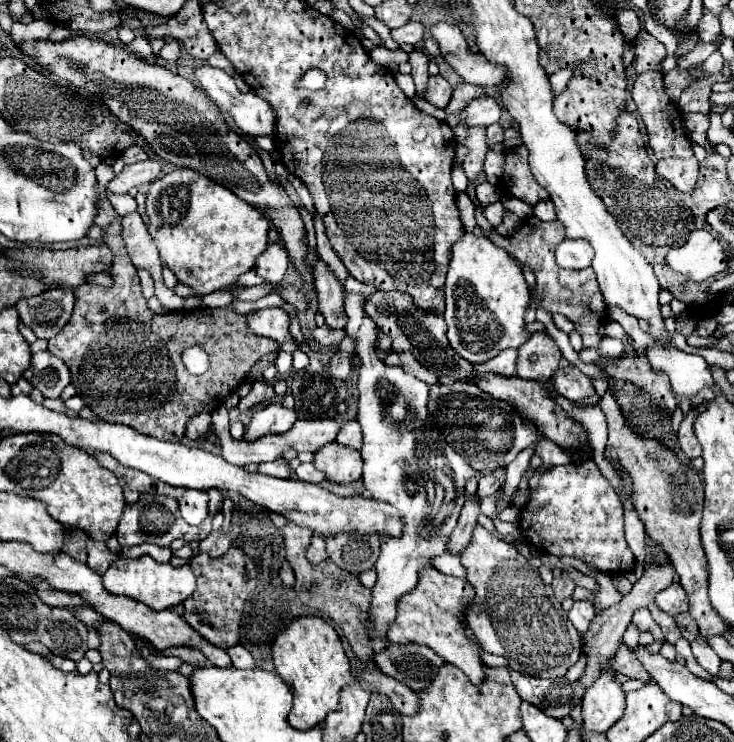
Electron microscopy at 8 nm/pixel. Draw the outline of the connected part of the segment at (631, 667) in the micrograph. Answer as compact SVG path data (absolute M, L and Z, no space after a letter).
M622 642L618 652L614 654L614 660L610 660L610 668L628 676L628 678L640 678L640 680L650 680L646 668L642 668L642 664L638 664L638 660L634 660L634 656L630 656L630 648Z

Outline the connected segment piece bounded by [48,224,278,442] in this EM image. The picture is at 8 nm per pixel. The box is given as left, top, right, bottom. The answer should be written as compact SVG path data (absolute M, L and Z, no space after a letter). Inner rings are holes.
M112 224L106 228L106 244L114 252L114 272L112 286L96 286L82 284L76 288L76 308L72 318L66 322L62 332L48 340L48 350L62 358L70 368L72 384L76 394L84 400L84 404L106 422L128 424L136 432L154 436L158 440L178 442L184 434L186 422L200 412L214 412L220 404L224 404L226 396L242 384L250 372L250 368L266 354L278 350L278 344L270 338L262 338L252 334L246 328L246 316L236 314L232 308L194 308L194 310L176 310L164 316L154 314L146 306L146 298L140 292L140 278L136 274L134 264L130 262L122 236L122 226ZM190 346L200 346L210 356L210 368L202 376L192 376L184 362L182 352Z

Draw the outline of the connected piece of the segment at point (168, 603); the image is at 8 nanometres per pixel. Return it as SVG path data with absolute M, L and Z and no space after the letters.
M150 556L116 558L114 564L110 564L106 574L102 576L102 582L110 594L122 594L122 596L134 598L154 610L166 610L166 608L174 608L182 604L196 588L196 576L192 574L190 566L174 568L172 564L156 562Z

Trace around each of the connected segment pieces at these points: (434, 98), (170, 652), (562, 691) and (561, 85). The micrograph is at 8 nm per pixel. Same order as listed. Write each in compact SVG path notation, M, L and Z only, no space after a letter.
M440 74L438 76L430 76L426 100L430 104L434 104L436 108L446 108L450 98L452 98L452 84L446 78L442 78Z
M168 648L168 650L164 650L162 654L166 654L166 656L178 656L178 658L182 658L184 662L188 662L188 664L200 664L200 666L206 666L206 658L204 658L204 654L200 652L200 650L194 650L194 648Z
M510 670L512 684L522 700L532 702L542 712L552 718L566 718L574 710L574 704L582 704L584 688L578 682L568 682L566 676L558 676L554 680L542 680L534 676L520 674Z
M558 70L556 74L552 74L552 76L550 76L554 96L558 96L558 94L560 94L560 92L566 88L566 84L568 84L570 76L572 76L572 72L570 72L570 70Z

